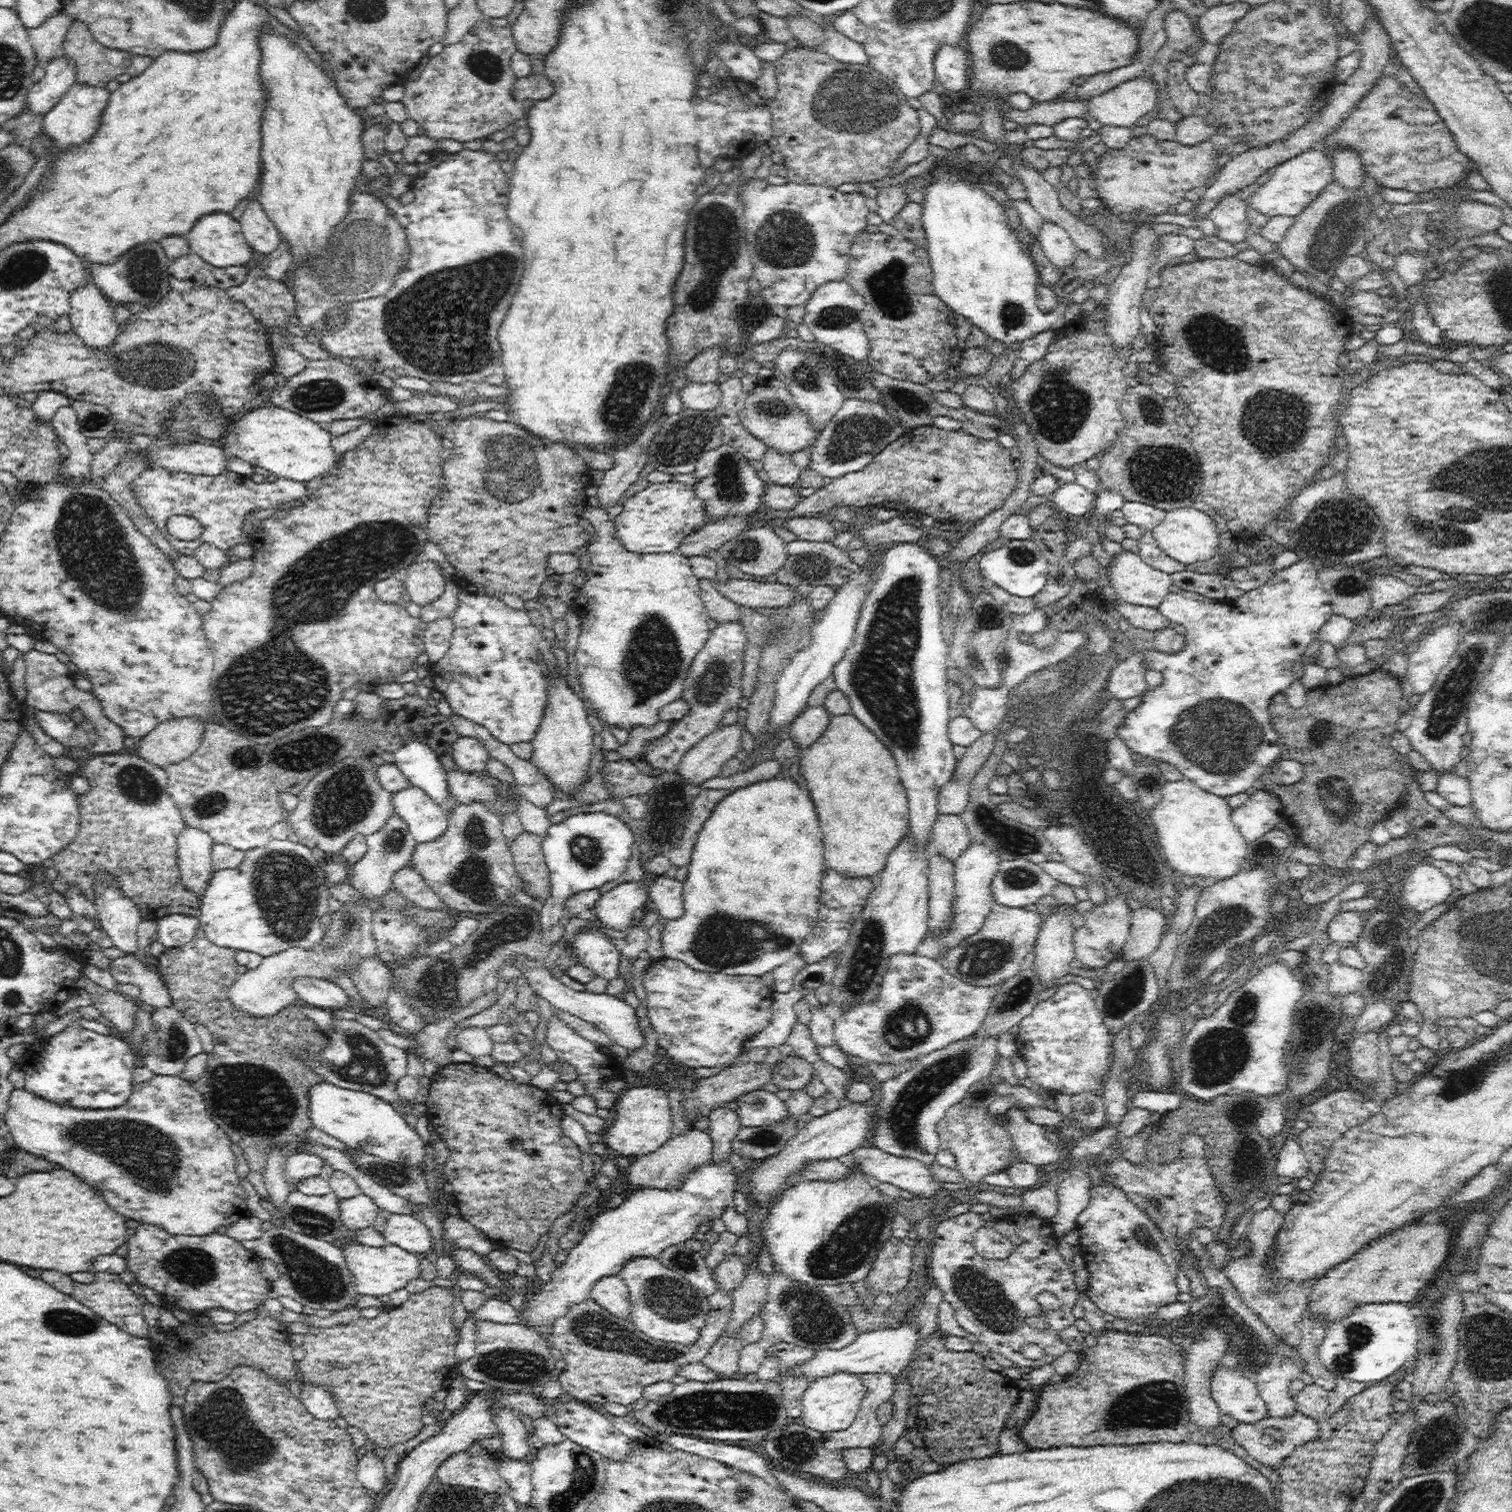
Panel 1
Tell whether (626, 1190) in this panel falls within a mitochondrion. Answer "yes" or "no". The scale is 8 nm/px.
no

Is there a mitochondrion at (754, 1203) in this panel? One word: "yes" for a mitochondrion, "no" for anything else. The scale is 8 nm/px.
no

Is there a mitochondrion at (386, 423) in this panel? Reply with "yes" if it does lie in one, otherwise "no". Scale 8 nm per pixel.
no

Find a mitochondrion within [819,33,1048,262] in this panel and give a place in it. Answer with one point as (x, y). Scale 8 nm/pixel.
(1012, 56)

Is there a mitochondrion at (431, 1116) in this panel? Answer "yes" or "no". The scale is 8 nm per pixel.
no

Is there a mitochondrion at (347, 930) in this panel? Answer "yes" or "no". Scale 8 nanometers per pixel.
yes

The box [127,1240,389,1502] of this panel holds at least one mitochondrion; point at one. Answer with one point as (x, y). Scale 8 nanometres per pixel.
(218, 1422)

